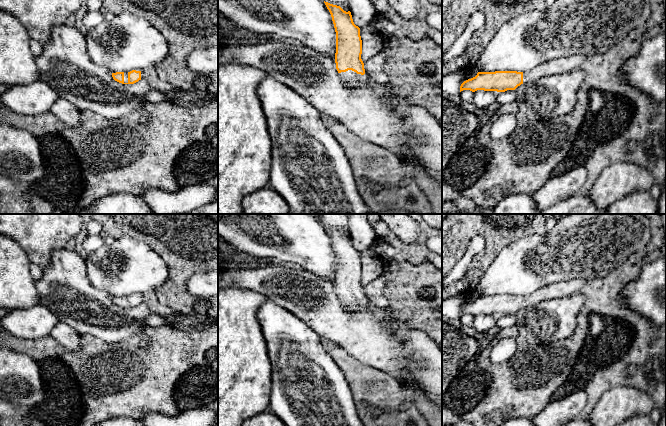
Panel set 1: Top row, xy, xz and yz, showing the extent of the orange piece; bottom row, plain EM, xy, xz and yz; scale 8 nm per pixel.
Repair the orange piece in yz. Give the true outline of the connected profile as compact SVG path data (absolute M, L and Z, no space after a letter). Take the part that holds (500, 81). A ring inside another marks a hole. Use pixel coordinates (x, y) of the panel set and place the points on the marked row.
M572 55L552 59L541 65L538 65L529 72L517 71L495 71L478 72L471 79L464 81L460 86L460 92L477 90L505 92L515 90L521 84L529 84L538 81L544 76L572 72L580 68L581 64L589 57L584 55Z

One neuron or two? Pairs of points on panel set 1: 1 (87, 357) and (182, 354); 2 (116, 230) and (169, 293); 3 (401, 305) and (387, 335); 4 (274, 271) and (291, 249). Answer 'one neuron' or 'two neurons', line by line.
1: one neuron
2: one neuron
3: two neurons
4: two neurons

